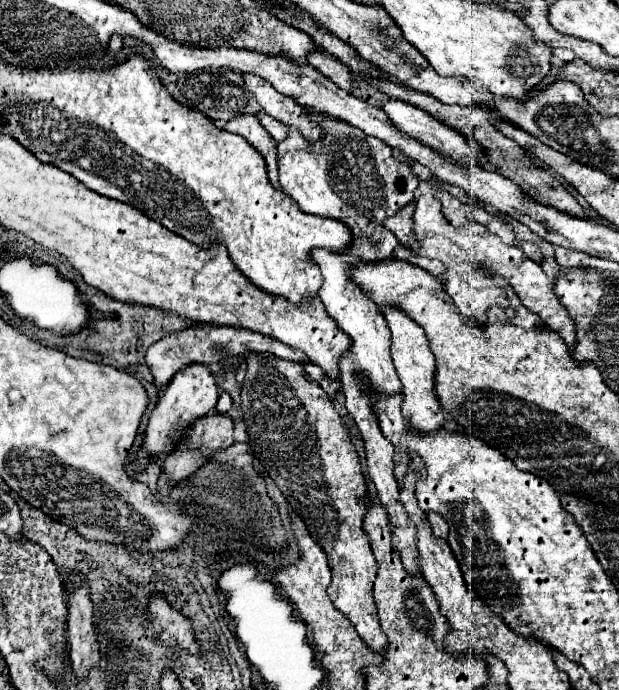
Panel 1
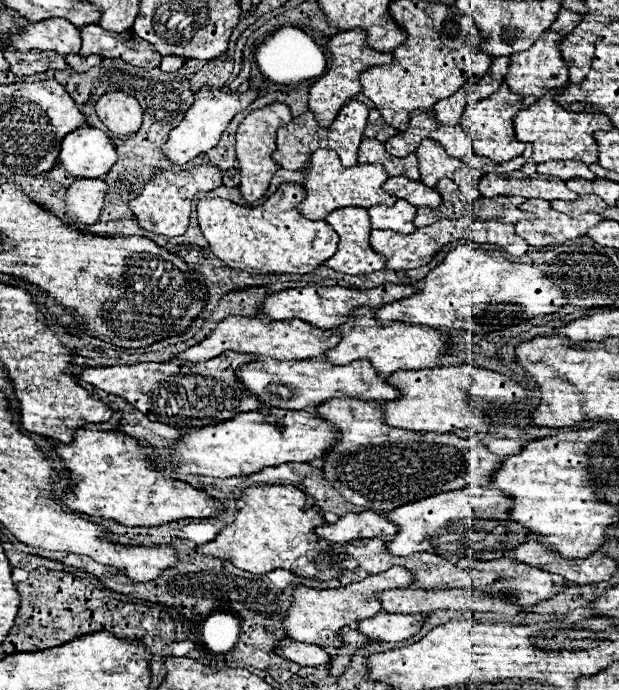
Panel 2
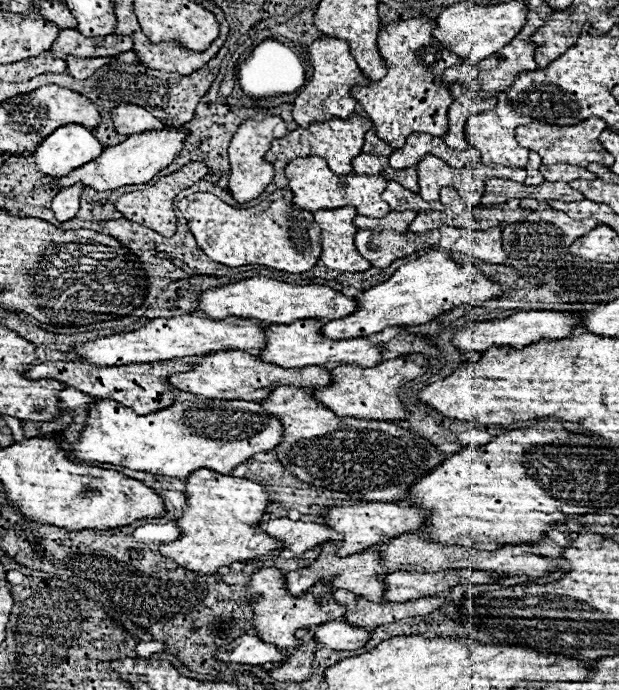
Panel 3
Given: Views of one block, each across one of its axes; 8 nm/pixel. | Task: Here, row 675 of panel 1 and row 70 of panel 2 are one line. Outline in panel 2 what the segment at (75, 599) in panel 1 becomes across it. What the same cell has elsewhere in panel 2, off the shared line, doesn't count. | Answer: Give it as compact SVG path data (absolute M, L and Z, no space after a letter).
M72 54L72 56L66 56L66 62L70 64L72 70L76 72L88 72L90 68L94 68L96 64L102 62L100 56L92 54L92 56L80 56L80 54Z

